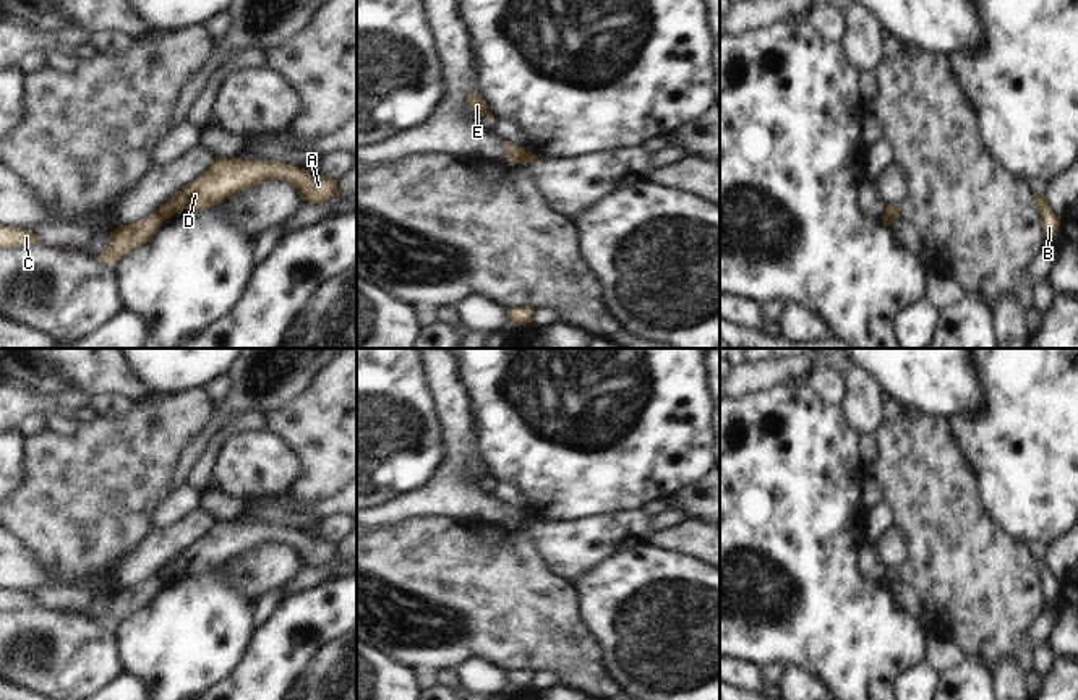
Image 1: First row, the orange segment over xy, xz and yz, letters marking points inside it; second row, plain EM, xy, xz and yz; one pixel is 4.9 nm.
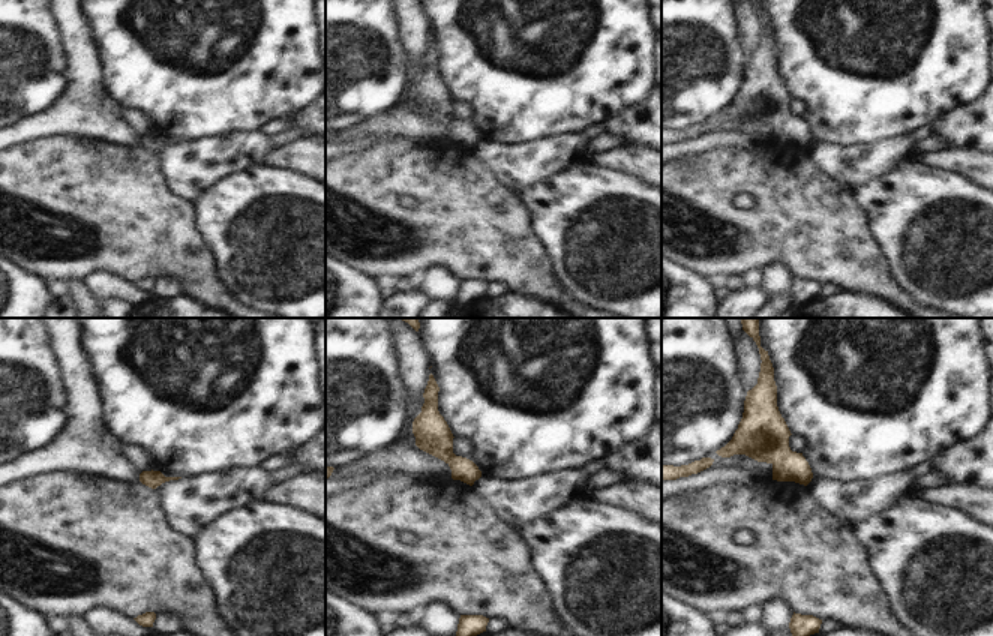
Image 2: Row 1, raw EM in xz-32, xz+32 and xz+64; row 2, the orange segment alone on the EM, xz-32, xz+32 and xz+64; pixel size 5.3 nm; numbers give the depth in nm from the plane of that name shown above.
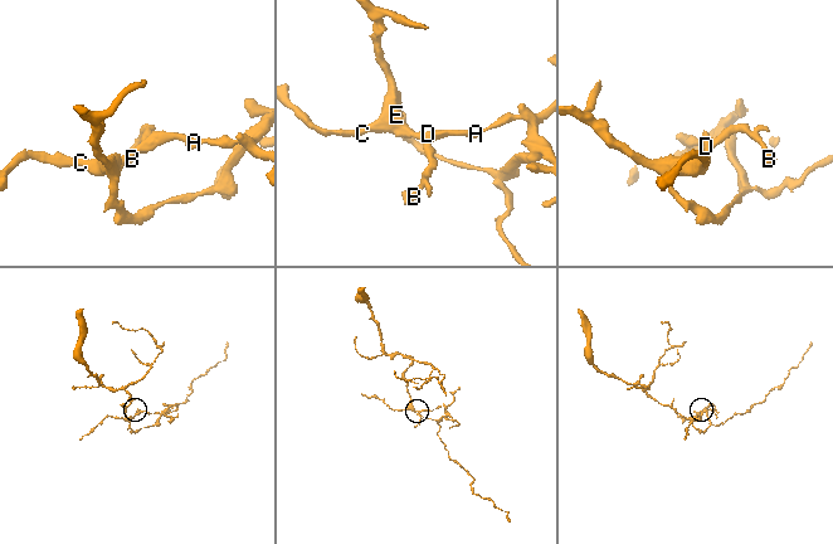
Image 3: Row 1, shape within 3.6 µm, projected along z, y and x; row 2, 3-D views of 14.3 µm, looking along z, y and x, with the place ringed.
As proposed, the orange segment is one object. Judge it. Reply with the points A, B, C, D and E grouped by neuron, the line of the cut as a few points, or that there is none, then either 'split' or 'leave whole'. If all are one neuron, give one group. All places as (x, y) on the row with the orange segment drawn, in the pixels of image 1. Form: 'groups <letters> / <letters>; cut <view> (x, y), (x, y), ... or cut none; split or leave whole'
groups A B D / C E; cut xz (526, 151), (519, 162); split

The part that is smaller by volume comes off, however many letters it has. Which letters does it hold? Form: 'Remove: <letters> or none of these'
Remove: A, B, D

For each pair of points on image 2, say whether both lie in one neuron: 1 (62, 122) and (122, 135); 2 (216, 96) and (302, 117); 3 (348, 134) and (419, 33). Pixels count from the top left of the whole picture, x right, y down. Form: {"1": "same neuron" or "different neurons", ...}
{"1": "same neuron", "2": "different neurons", "3": "same neuron"}

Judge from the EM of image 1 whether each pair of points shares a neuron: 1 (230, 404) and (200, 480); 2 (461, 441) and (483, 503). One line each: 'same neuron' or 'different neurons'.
1: different neurons
2: same neuron

